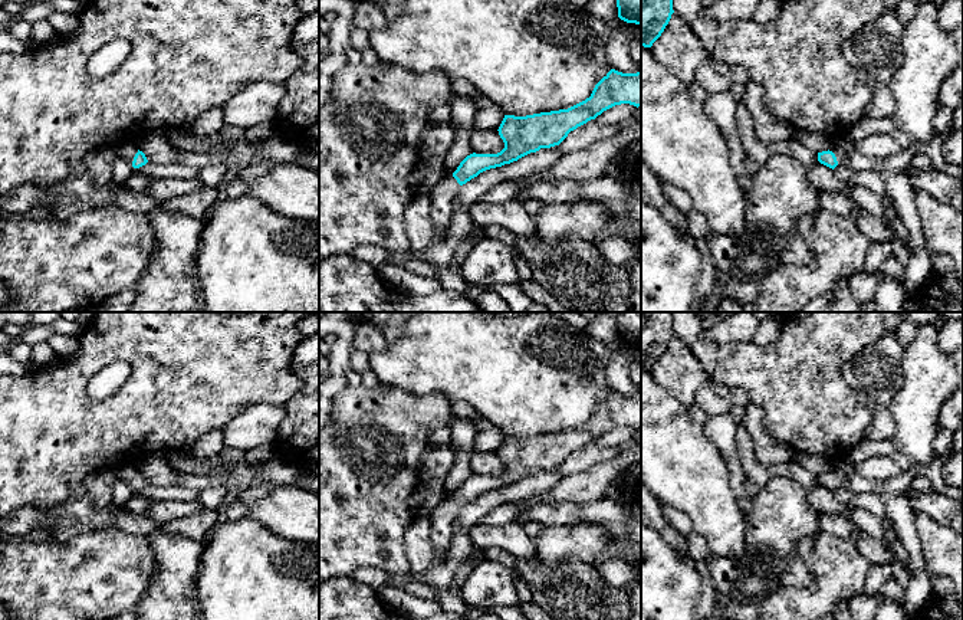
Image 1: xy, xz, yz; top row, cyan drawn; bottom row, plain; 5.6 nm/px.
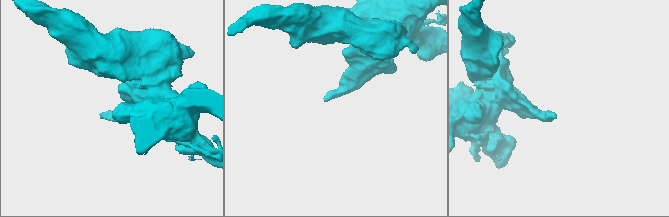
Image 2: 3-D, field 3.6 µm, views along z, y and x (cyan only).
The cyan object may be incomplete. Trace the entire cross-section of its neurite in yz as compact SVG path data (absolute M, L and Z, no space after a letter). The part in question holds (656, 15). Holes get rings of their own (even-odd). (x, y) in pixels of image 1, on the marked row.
M641 0L641 46L653 46L673 13L673 0Z

